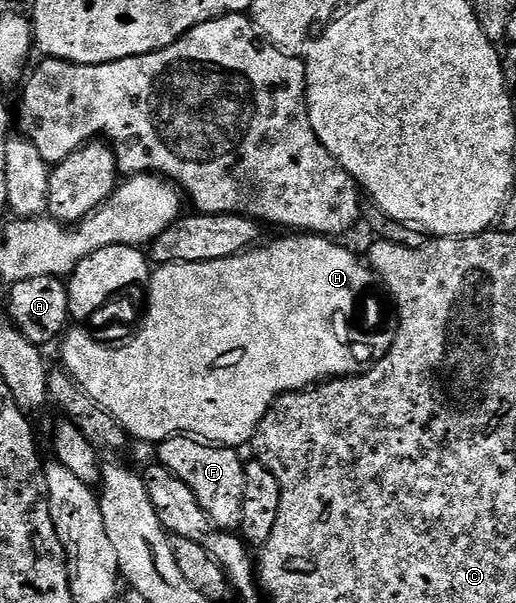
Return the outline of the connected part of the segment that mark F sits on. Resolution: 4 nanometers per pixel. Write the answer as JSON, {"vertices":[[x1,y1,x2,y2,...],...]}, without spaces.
{"vertices":[[177,436,159,443,155,450,155,461,178,476,178,480,194,492,202,512,206,512,215,529,239,531,242,524,242,492,246,492,246,464,238,460,233,447,217,446,191,436]]}

